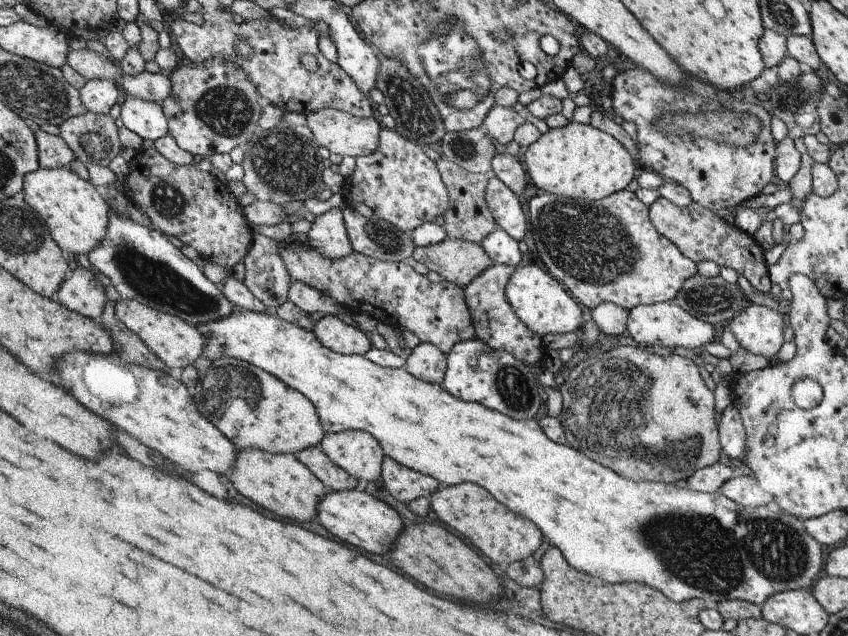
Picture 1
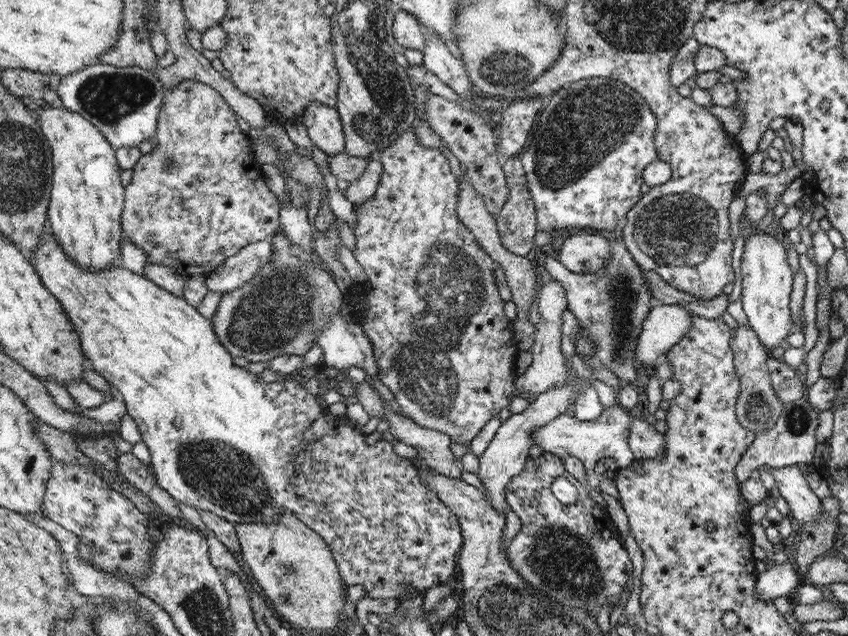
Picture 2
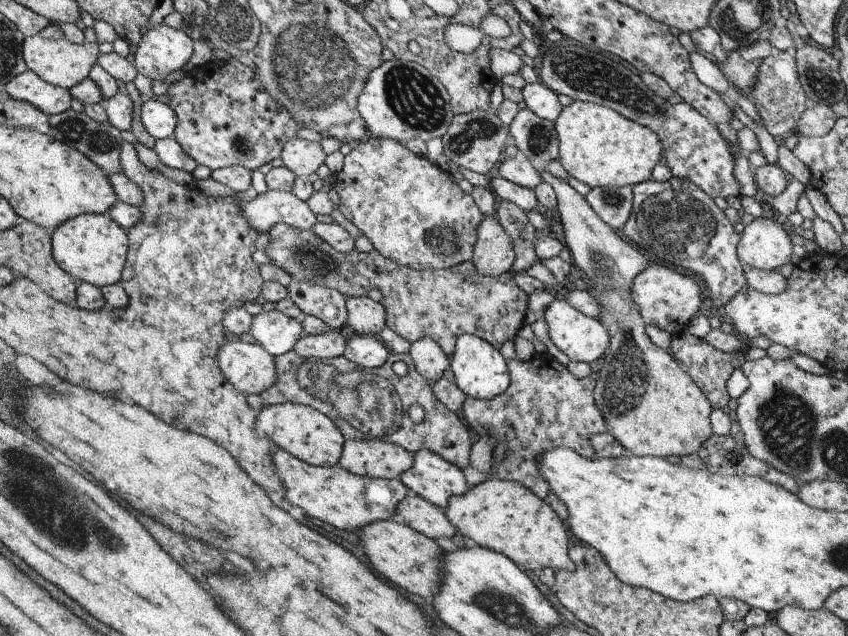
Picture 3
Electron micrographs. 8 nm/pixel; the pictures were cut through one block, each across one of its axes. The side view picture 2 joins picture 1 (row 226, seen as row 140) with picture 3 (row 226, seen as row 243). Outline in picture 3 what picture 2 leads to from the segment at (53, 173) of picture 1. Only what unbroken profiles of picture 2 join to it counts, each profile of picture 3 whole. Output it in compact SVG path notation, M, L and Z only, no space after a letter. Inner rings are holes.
M81 214L70 218L52 232L53 257L62 270L69 272L79 281L97 287L113 285L122 281L125 270L129 238L126 232L108 214Z

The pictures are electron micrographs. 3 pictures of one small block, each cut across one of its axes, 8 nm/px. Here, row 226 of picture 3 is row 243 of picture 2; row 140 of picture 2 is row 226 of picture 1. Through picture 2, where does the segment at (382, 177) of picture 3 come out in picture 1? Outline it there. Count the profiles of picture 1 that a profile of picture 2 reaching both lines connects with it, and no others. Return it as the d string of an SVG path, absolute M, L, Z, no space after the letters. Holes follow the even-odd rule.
M383 126L377 149L372 154L356 157L355 160L355 171L347 179L347 188L345 189L345 200L349 205L354 206L358 202L366 204L378 218L409 234L421 224L434 223L436 216L441 216L448 208L448 191L442 182L436 162L428 158L425 149L418 143L404 138L395 129Z

